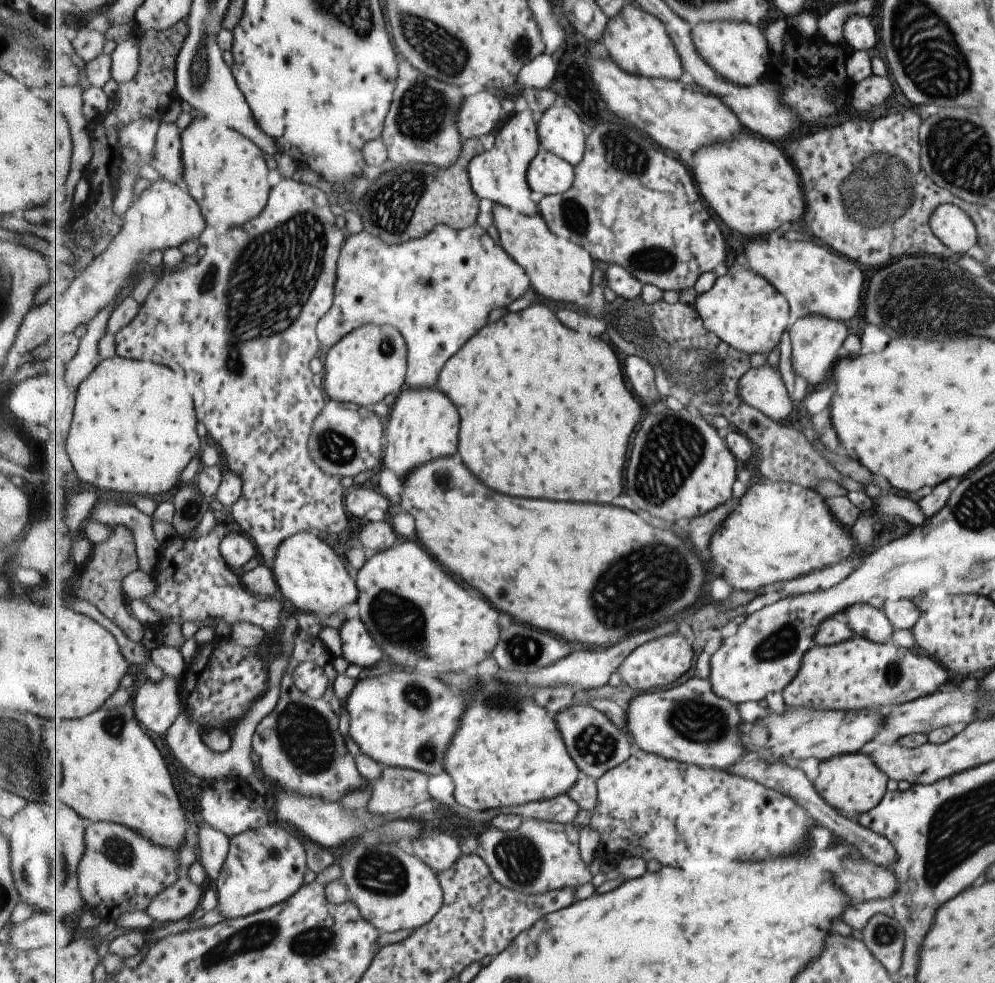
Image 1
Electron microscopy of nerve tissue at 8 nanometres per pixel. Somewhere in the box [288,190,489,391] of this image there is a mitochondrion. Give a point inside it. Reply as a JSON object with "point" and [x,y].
{"point":[386,347]}

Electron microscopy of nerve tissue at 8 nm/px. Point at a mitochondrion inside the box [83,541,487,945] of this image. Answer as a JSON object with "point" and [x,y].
{"point":[306,738]}

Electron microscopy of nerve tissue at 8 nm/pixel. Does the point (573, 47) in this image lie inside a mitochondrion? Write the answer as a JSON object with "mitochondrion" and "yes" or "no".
{"mitochondrion":"no"}

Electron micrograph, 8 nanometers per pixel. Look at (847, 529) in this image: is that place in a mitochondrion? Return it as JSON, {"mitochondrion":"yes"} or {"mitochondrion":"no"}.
{"mitochondrion":"no"}

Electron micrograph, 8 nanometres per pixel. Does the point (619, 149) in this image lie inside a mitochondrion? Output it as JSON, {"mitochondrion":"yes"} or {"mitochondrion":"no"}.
{"mitochondrion":"yes"}

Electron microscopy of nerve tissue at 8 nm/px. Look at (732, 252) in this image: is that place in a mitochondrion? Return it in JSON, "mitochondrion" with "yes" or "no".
{"mitochondrion":"no"}

